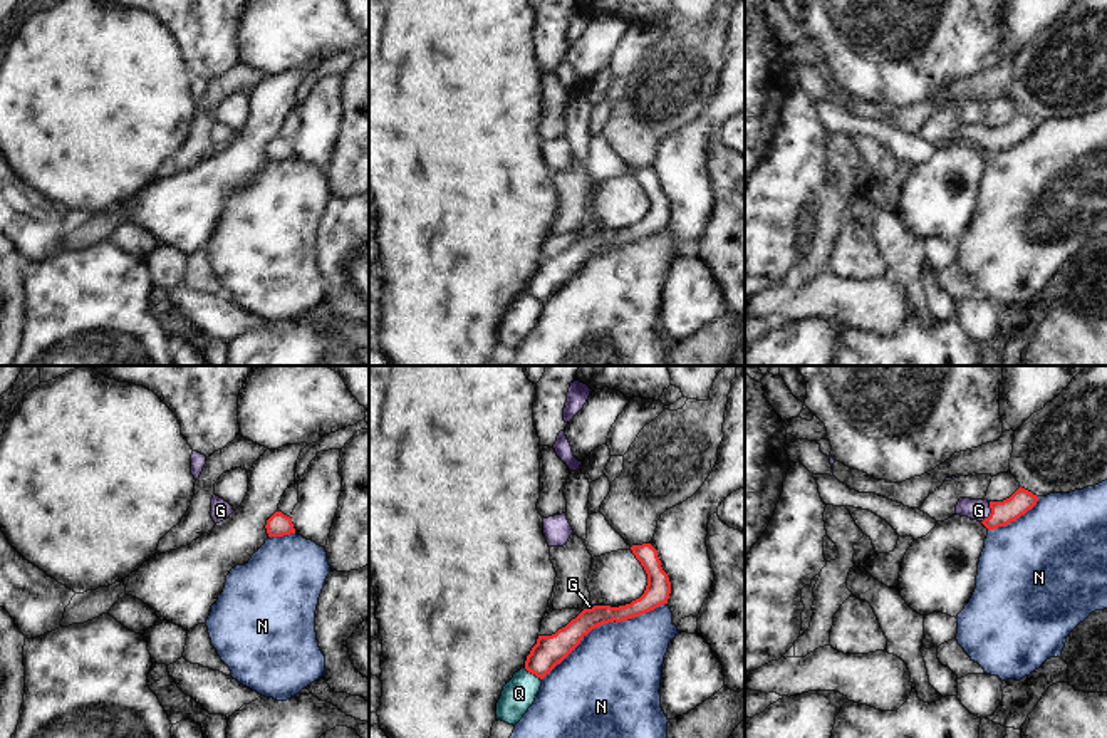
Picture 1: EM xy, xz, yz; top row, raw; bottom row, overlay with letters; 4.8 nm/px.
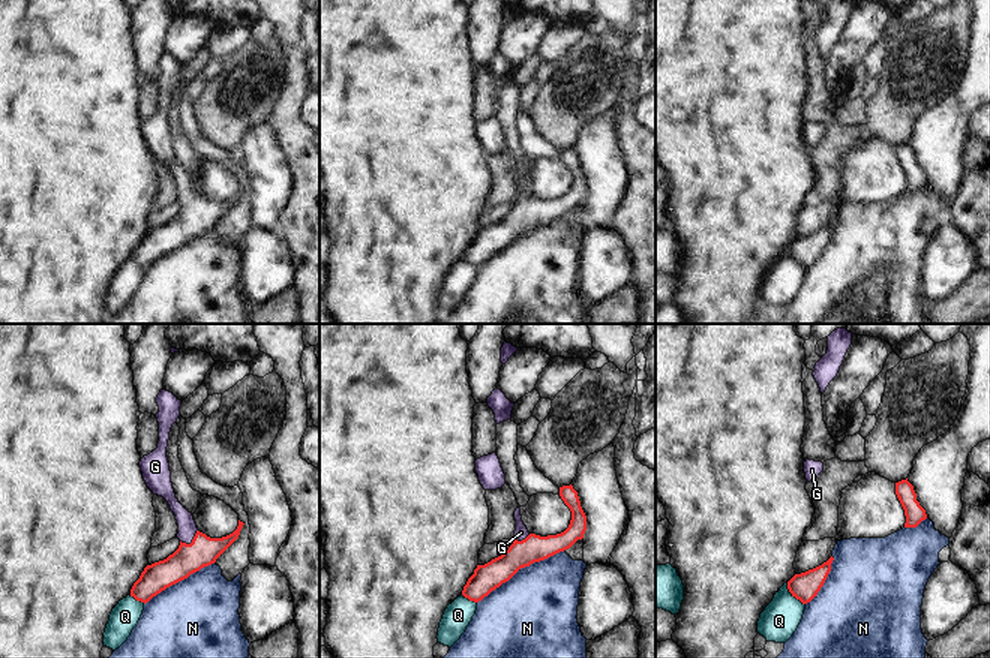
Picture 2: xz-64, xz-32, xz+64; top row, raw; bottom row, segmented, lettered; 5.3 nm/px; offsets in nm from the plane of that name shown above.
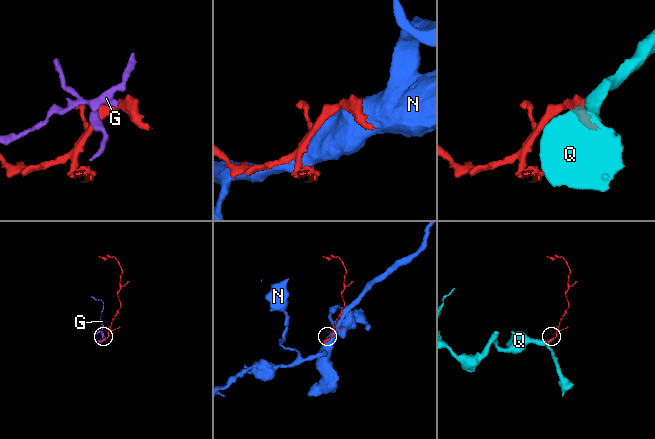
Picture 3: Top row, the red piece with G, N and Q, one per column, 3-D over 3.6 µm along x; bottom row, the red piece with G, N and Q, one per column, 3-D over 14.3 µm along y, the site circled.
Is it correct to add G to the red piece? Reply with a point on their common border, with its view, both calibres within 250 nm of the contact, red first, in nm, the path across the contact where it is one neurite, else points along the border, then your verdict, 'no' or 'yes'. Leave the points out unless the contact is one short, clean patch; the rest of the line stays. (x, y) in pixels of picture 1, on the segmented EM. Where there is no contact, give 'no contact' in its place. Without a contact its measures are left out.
yz (992, 512) | 120/100 nm | across yz (1005, 512), (992, 512), (978, 510) | yes

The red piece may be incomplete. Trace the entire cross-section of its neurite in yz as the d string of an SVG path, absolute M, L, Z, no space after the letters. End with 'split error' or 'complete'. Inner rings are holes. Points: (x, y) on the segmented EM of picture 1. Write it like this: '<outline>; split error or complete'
M1020 486L1010 498L1003 502L959 498L956 515L978 520L988 530L995 530L1025 515L1037 505L1037 502L1037 495Z; split error

